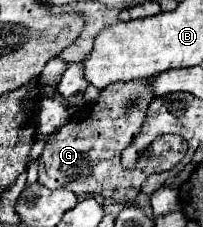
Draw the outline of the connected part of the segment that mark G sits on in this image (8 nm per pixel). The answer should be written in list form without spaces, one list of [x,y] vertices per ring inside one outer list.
[[[117,82],[117,84],[111,84],[109,88],[105,88],[101,92],[101,98],[97,104],[89,104],[83,110],[77,110],[73,114],[71,122],[67,126],[63,126],[61,130],[57,130],[53,134],[53,140],[49,140],[45,144],[45,150],[39,156],[37,182],[49,190],[67,188],[75,194],[95,194],[97,192],[97,194],[103,194],[105,198],[111,198],[113,202],[133,200],[139,194],[139,188],[149,174],[171,170],[173,166],[177,166],[183,160],[183,156],[187,152],[187,144],[185,144],[185,140],[181,140],[181,136],[165,134],[165,136],[159,136],[157,140],[153,140],[149,150],[145,150],[141,154],[134,168],[123,168],[121,166],[121,152],[131,142],[131,138],[141,130],[141,122],[145,120],[145,116],[133,116],[133,110],[135,110],[133,104],[131,104],[131,108],[125,108],[125,82]]]

